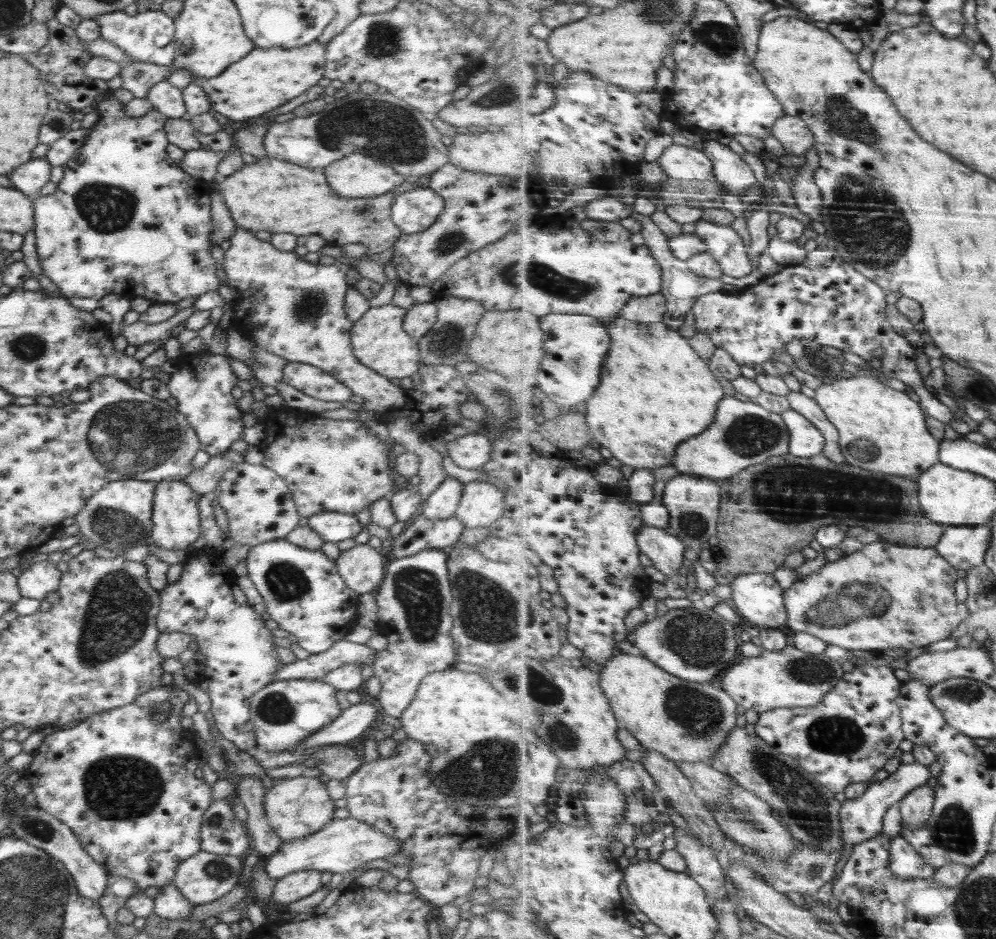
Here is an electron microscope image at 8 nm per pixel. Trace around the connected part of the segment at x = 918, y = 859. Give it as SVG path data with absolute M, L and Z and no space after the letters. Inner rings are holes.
M894 838L892 844L892 871L900 877L906 878L932 878L936 874L936 867L926 861L916 847L906 838Z

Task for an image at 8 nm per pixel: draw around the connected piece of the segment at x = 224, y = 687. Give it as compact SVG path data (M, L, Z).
M206 547L200 548L198 550L191 549L186 560L183 562L184 566L180 579L175 583L168 584L168 586L166 586L164 590L159 591L160 606L159 612L157 614L156 626L158 627L158 629L160 629L161 633L182 632L189 635L194 635L194 640L196 640L199 645L196 653L198 652L204 655L206 660L205 668L200 671L200 674L198 676L198 681L201 682L199 687L210 695L210 699L212 700L212 708L210 712L213 715L215 727L218 730L218 733L222 735L222 738L226 739L227 741L232 741L236 745L236 747L238 747L238 749L251 755L251 749L253 748L253 746L256 746L257 743L253 732L251 715L249 712L250 702L254 694L257 694L260 689L264 688L264 686L272 683L272 677L276 675L276 669L280 667L281 662L280 660L278 660L278 656L276 656L276 646L273 642L274 636L272 635L272 632L266 628L266 624L264 624L265 616L257 614L254 611L252 605L239 605L236 603L234 595L232 594L232 583L229 580L230 576L233 576L232 569L224 564L220 556L221 554L219 551Z

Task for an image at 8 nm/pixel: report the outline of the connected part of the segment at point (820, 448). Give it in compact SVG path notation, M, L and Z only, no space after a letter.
M790 409L782 414L791 428L791 453L800 458L812 458L824 453L827 436L804 413Z

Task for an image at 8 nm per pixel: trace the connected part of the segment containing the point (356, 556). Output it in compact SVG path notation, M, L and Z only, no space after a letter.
M356 544L340 552L335 563L346 586L359 595L373 593L384 580L385 558L370 545Z

